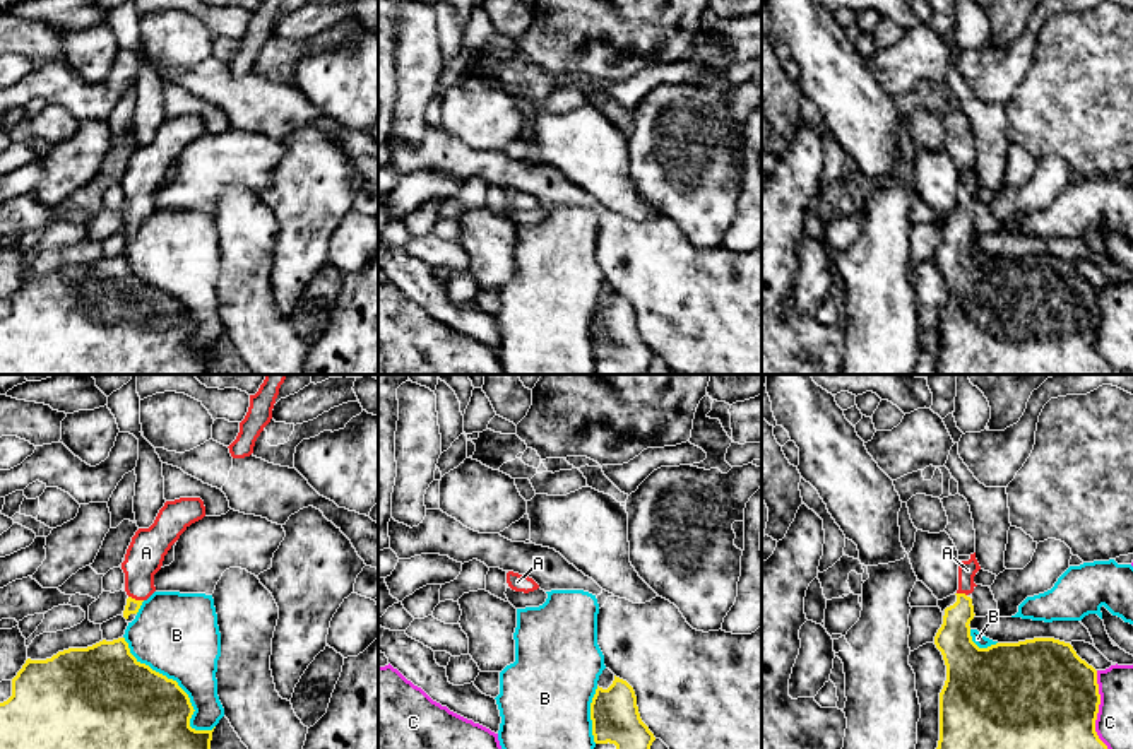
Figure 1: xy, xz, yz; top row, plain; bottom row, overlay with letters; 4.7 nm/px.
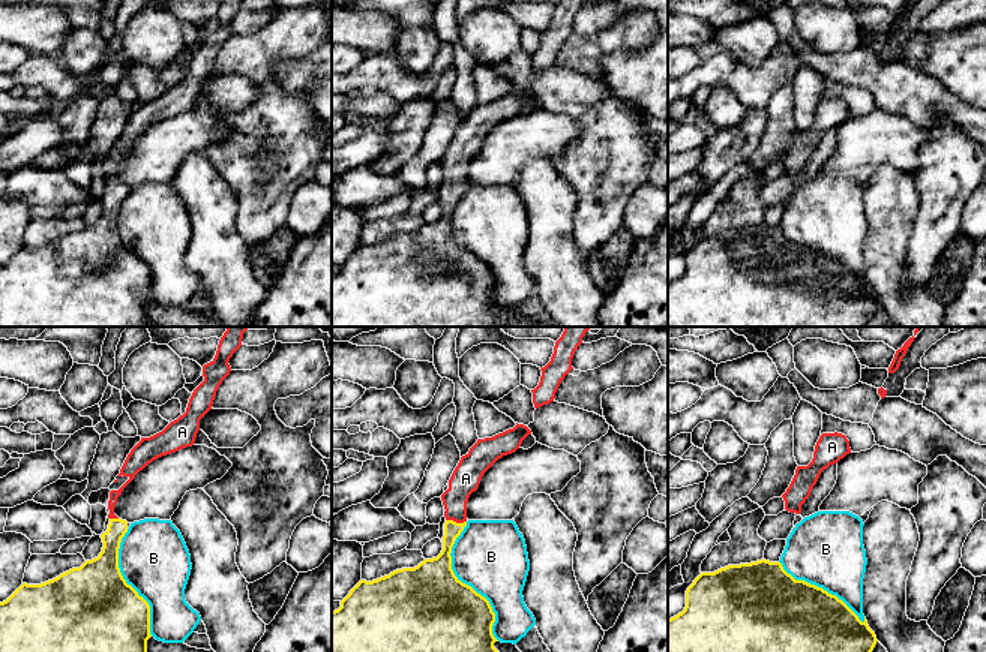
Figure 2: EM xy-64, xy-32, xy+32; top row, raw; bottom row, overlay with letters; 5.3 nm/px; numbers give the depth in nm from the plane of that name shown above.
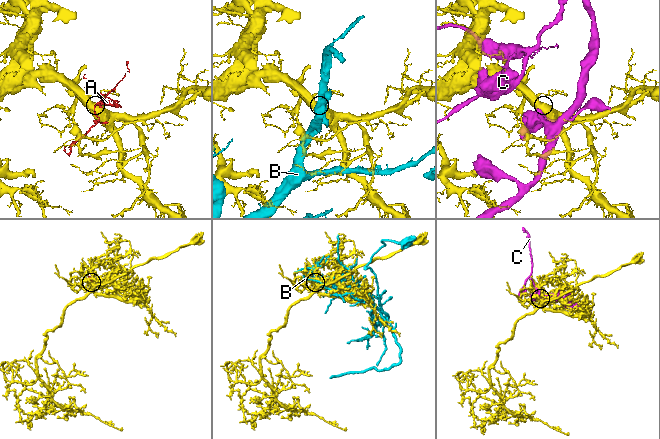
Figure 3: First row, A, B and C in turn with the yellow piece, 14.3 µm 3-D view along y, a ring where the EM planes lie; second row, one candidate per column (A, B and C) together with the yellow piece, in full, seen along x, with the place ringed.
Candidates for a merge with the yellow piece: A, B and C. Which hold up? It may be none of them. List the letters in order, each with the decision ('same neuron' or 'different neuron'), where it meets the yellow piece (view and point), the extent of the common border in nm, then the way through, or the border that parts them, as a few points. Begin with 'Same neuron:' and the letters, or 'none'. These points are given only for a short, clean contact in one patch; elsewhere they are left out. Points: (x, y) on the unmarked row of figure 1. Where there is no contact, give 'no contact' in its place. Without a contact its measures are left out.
Same neuron: A
A: same neuron; meets yellow in xy at (134, 216); contact 80 nm long; runs through xy (132, 223), (134, 216), (146, 170)
B: different neuron; meets yellow in xy at (177, 301); contact 600 nm long
C: different neuron; meets yellow in yz at (1097, 329); contact 420 nm long

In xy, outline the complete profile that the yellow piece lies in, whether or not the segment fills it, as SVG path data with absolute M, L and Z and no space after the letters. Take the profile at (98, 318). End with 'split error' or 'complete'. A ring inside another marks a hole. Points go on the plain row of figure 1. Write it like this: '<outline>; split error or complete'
M125 255L99 258L87 265L68 265L46 277L27 275L17 292L12 296L12 313L0 320L0 374L212 374L212 347L195 347L190 344L193 323L188 311L176 298L140 280L128 265Z; complete

